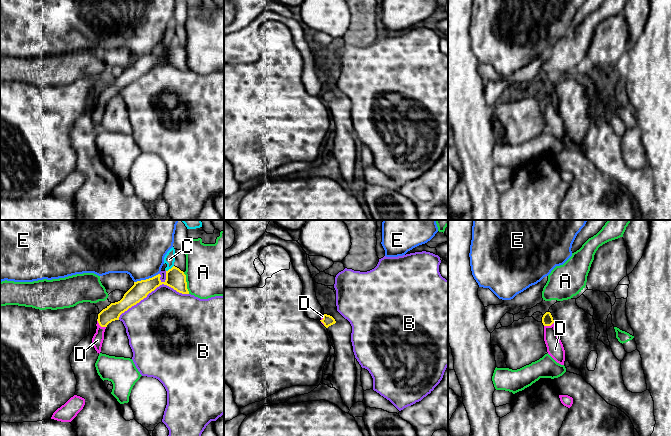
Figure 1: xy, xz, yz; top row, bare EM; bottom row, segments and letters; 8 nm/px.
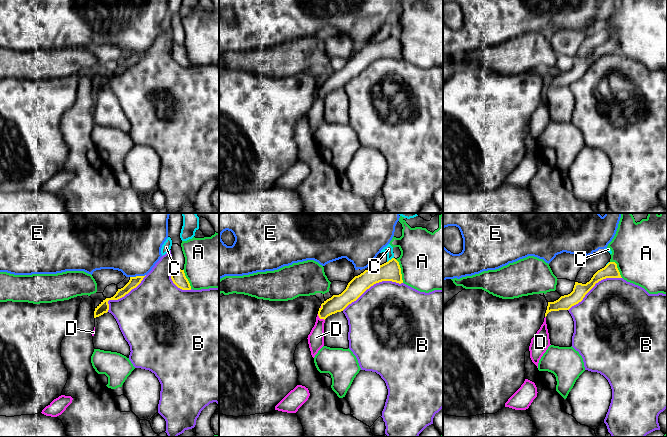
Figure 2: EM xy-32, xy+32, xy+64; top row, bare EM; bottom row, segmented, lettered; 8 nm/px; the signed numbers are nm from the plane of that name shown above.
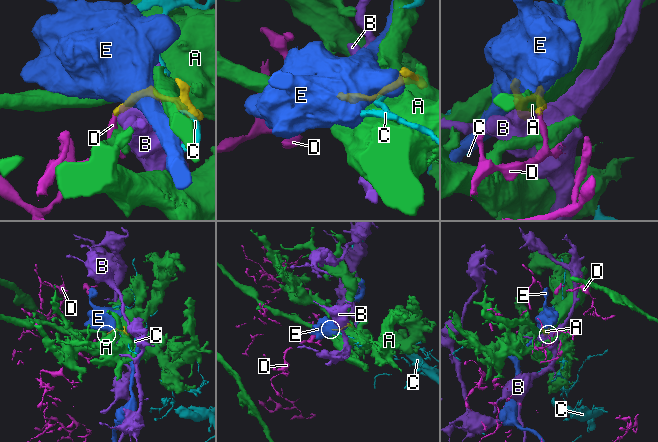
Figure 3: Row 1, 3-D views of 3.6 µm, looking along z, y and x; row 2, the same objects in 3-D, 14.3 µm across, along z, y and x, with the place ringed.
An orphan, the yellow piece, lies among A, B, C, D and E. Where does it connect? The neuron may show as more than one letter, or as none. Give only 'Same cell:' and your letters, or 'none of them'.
Same cell: D

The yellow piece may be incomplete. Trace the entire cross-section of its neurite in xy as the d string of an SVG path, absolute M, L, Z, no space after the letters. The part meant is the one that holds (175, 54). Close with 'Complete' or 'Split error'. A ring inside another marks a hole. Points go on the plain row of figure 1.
M173 42L166 47L166 56L164 58L160 56L160 53L161 51L158 50L152 54L134 58L134 61L124 70L120 77L111 79L98 90L97 105L92 114L92 120L97 129L100 130L101 128L104 108L107 101L112 97L119 96L122 89L146 74L149 69L160 61L164 60L179 69L189 70L186 51L179 44Z. Split error

